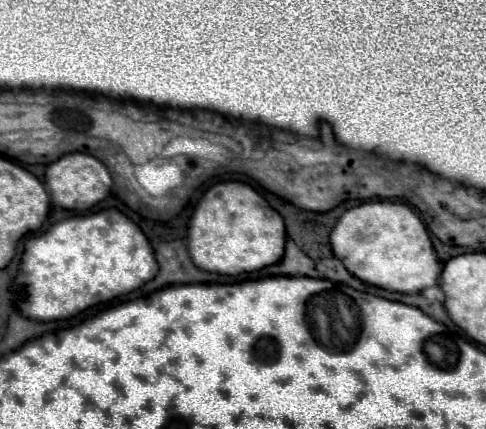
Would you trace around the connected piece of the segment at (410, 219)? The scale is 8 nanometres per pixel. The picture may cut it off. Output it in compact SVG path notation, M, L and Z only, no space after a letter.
M368 201L348 209L330 233L336 259L360 281L398 293L420 293L438 283L442 265L420 217L404 203Z

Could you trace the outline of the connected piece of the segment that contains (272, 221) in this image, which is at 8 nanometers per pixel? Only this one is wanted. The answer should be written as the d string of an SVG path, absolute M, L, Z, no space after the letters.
M238 181L210 187L200 199L188 229L188 251L194 265L220 275L240 275L274 265L284 255L284 243L282 217L250 185Z

